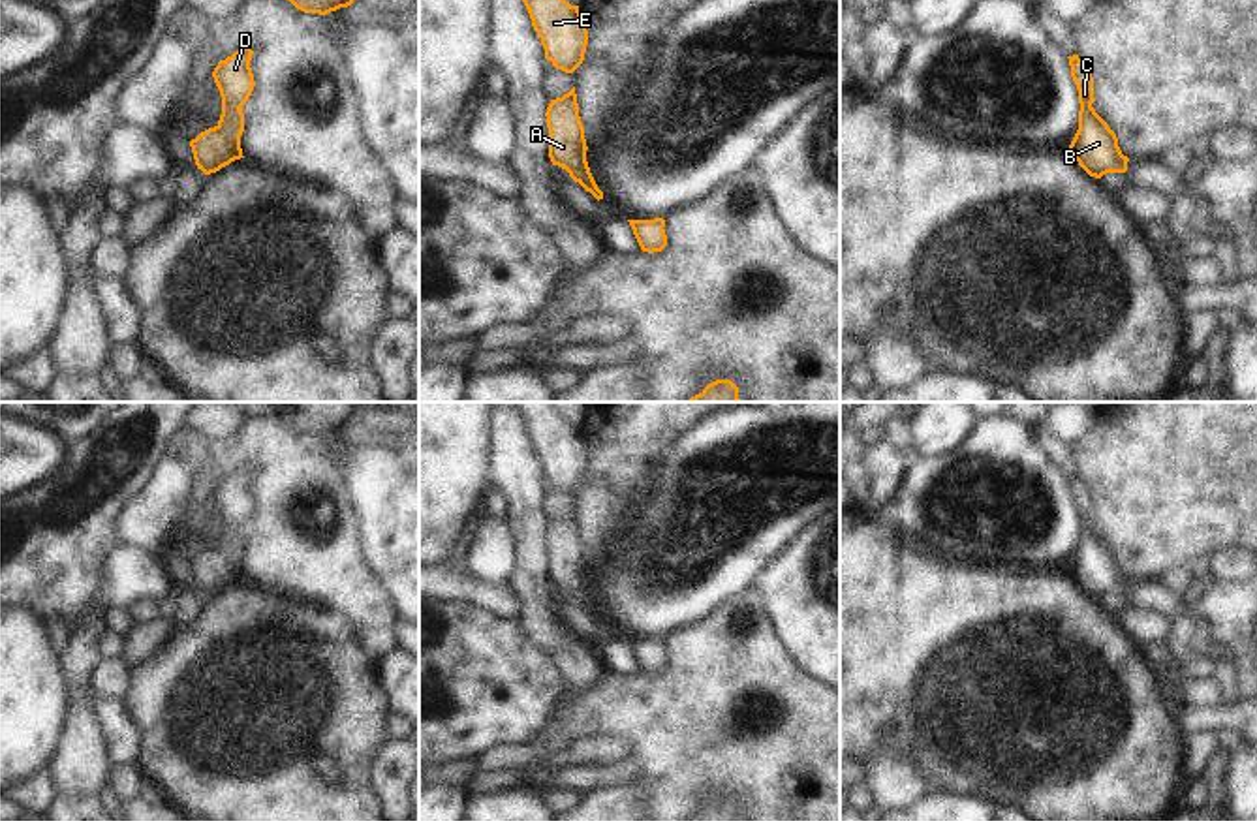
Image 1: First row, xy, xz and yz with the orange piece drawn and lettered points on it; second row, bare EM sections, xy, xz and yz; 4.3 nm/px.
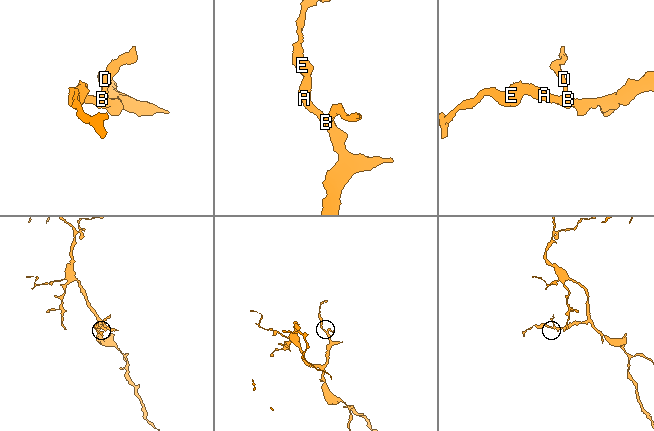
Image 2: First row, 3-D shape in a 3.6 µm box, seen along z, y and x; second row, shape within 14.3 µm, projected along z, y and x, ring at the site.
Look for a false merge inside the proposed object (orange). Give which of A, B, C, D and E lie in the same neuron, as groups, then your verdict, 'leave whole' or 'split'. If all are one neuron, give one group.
groups A B C D E; leave whole

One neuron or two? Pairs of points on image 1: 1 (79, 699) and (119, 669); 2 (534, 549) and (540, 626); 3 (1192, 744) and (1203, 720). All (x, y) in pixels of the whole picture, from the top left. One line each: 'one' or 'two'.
1: two
2: one
3: two

